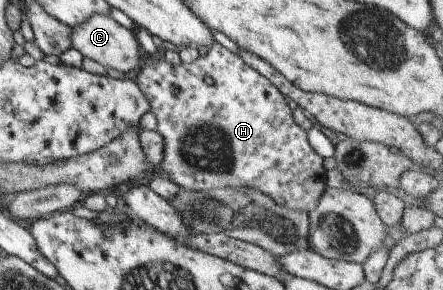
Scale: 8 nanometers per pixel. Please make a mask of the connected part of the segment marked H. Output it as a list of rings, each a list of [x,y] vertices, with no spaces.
[[[215,42],[207,48],[204,56],[198,56],[190,63],[179,62],[173,66],[173,64],[165,62],[161,56],[145,56],[136,74],[135,84],[137,84],[139,92],[145,96],[145,100],[148,101],[149,112],[156,119],[155,132],[163,140],[163,156],[159,162],[160,174],[167,177],[173,184],[177,184],[177,187],[195,191],[210,190],[211,188],[259,188],[259,192],[269,196],[272,202],[285,206],[289,210],[303,210],[307,213],[309,210],[313,210],[313,206],[317,206],[317,200],[325,188],[325,171],[322,166],[322,159],[309,147],[306,132],[292,120],[291,110],[277,88],[274,88],[269,80],[265,80],[255,70],[249,68],[247,64],[243,64],[238,56]]]

